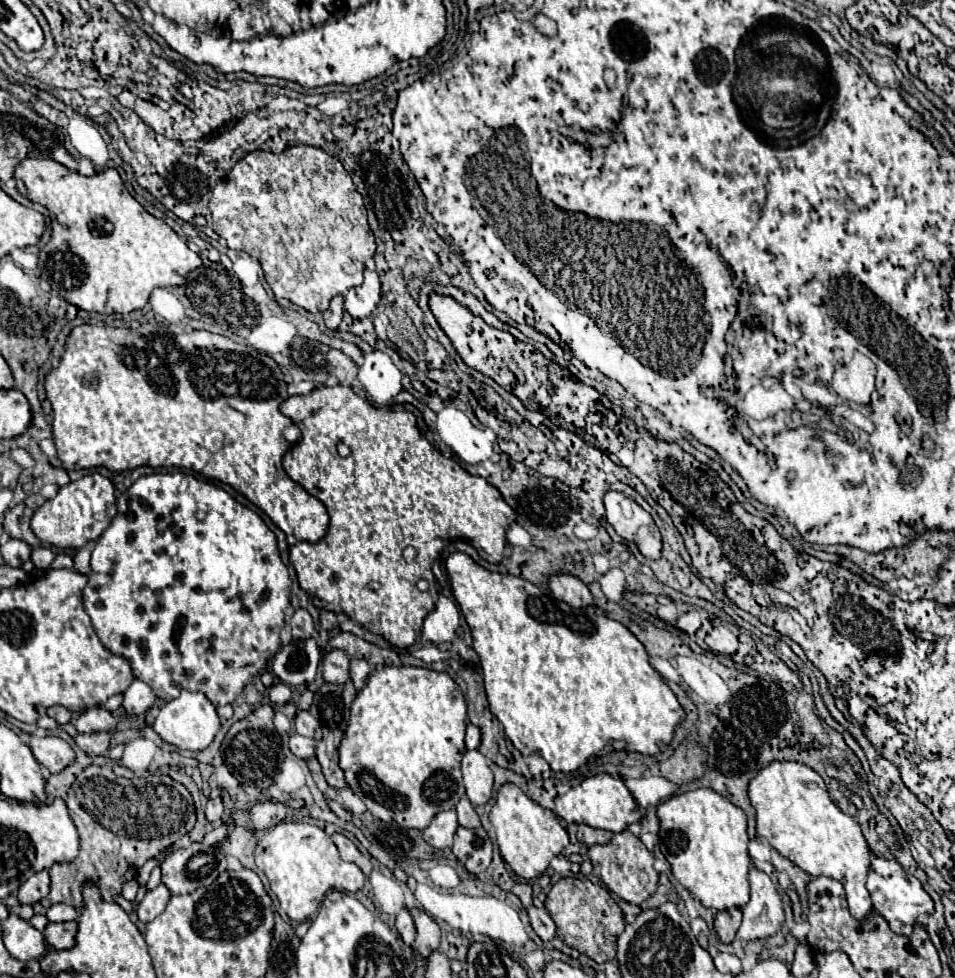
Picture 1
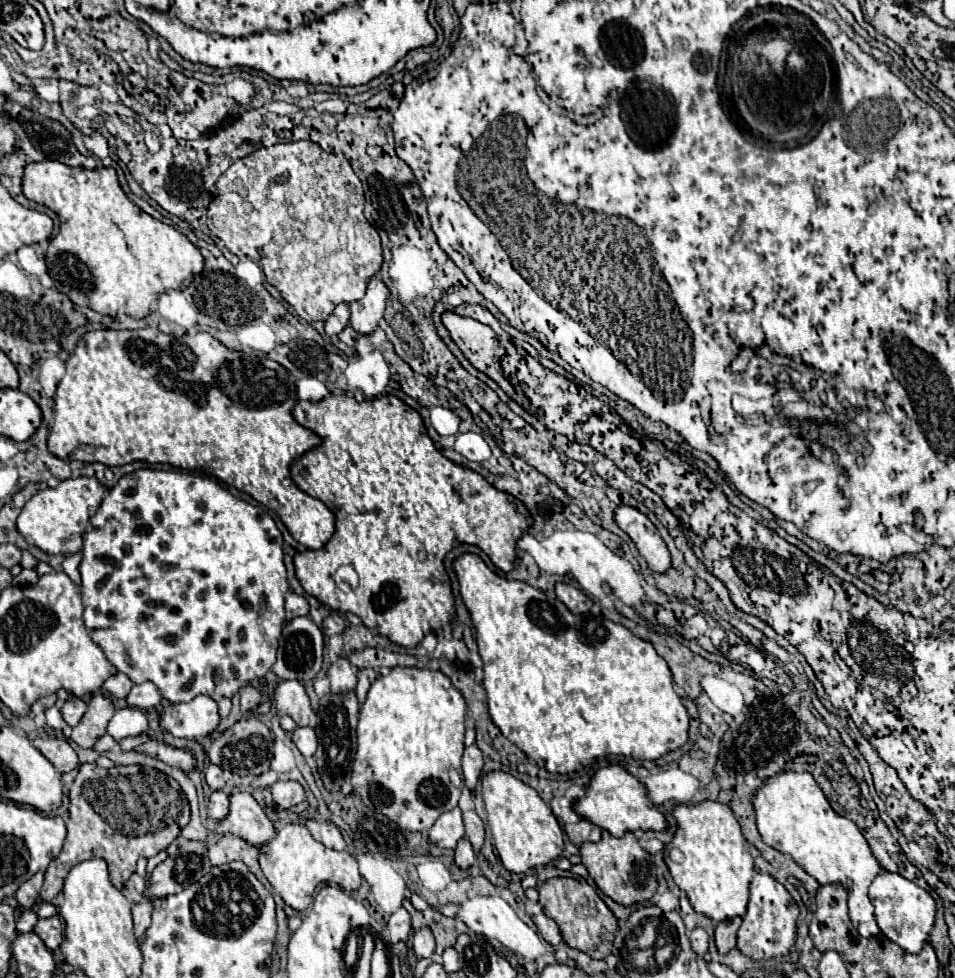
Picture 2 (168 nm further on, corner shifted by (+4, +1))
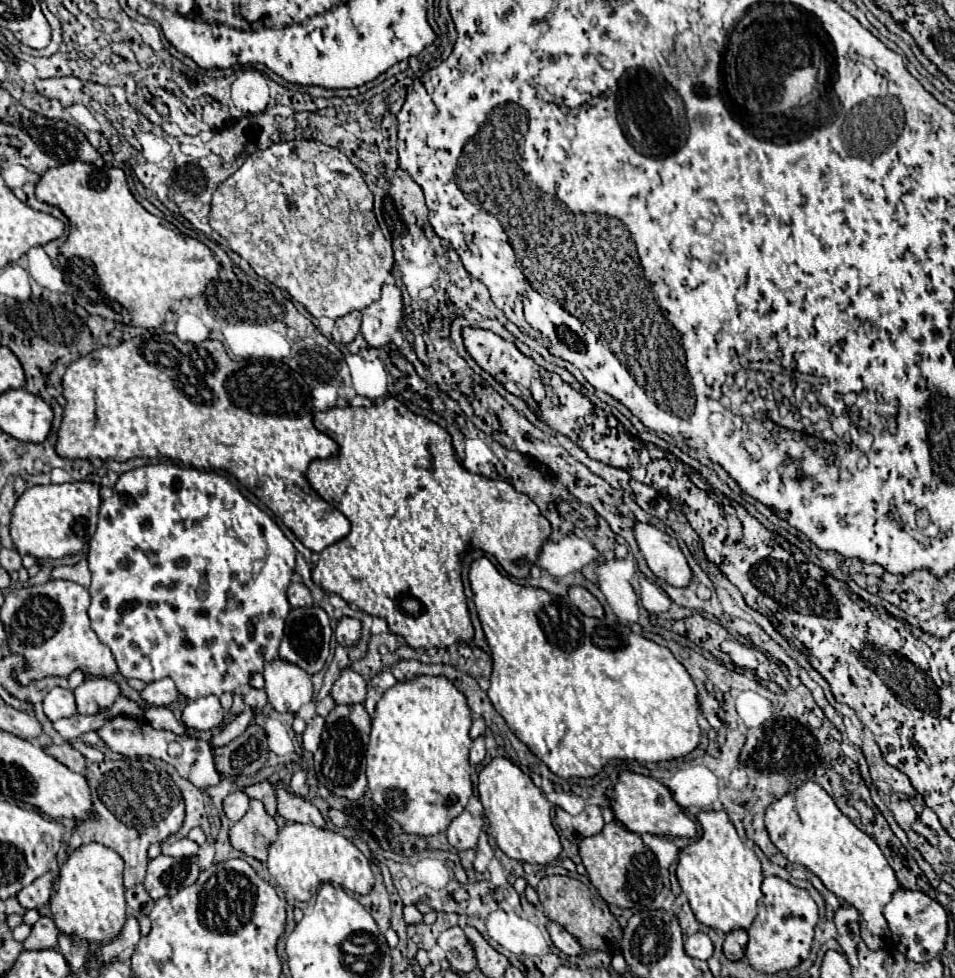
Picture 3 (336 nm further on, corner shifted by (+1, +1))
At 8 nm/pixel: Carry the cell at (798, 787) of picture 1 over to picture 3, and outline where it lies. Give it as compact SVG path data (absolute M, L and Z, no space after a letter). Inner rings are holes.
M813 781L783 795L769 805L767 831L775 847L791 861L813 871L839 899L859 911L861 937L871 951L891 947L891 931L883 917L883 905L899 889L895 871L889 867L877 843L845 817L823 787Z

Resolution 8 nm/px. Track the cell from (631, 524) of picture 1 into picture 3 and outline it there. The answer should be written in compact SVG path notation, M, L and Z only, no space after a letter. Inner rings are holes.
M635 523L635 539L637 545L653 571L653 575L673 587L689 587L691 585L691 569L687 565L685 555L681 553L677 541L647 523Z

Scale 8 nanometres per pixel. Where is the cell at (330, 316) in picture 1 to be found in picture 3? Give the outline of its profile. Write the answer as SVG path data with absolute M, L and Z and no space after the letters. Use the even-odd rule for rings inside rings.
M351 311L349 315L339 317L335 321L335 329L331 333L333 335L333 341L335 343L343 343L343 345L351 343L357 337L359 327L361 327L361 313L359 311Z

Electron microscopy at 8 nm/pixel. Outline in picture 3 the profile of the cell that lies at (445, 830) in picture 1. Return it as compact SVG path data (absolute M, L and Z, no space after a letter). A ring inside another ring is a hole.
M463 811L447 829L447 839L457 851L477 849L477 839L483 829L483 819L471 815L469 811Z

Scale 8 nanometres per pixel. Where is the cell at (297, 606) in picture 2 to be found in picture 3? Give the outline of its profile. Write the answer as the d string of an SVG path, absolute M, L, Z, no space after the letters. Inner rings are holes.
M293 581L287 589L287 599L291 603L291 607L307 607L313 603L313 597L311 597L311 591L299 583L299 581Z

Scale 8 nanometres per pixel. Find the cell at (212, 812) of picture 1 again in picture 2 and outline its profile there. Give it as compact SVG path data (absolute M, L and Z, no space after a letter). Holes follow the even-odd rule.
M214 791L208 799L208 817L220 821L228 813L228 795L224 791Z

